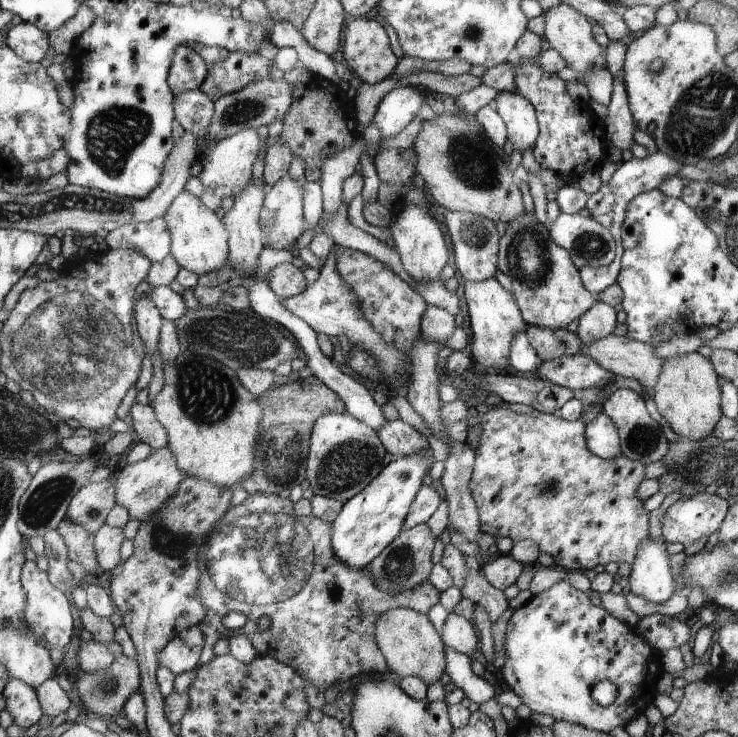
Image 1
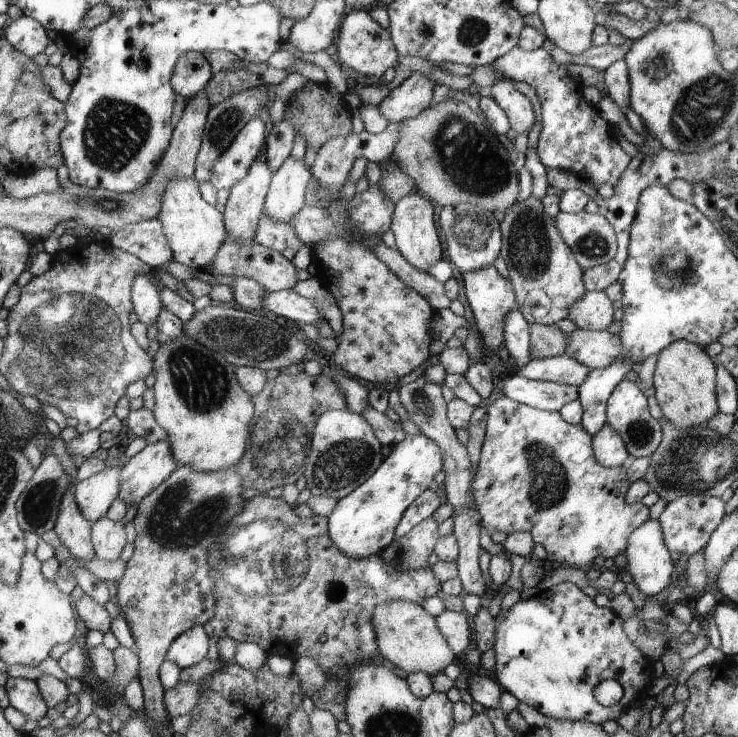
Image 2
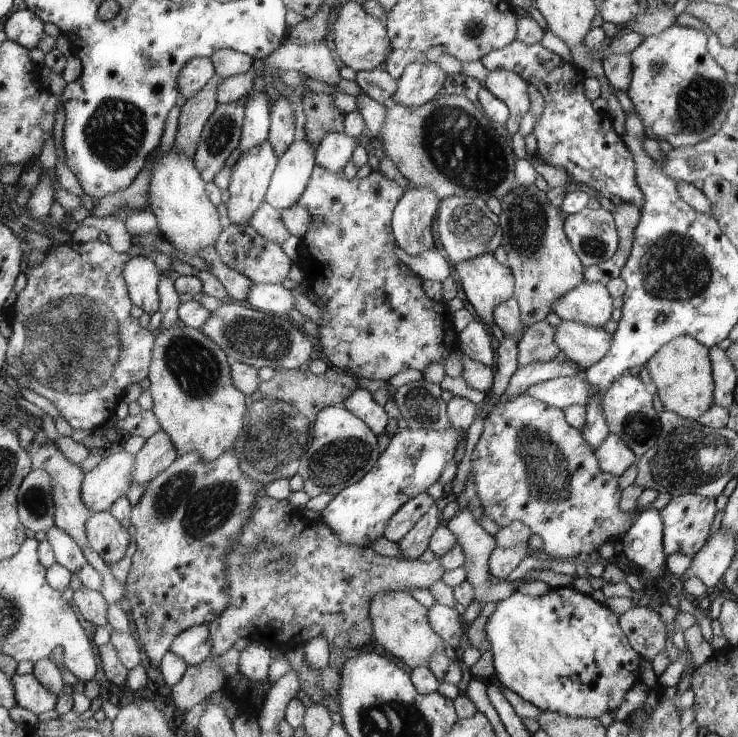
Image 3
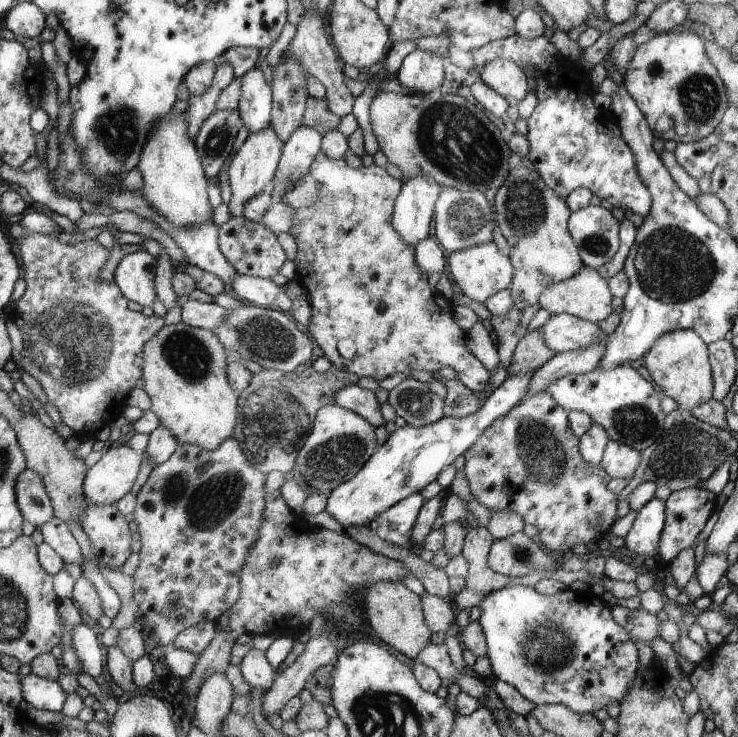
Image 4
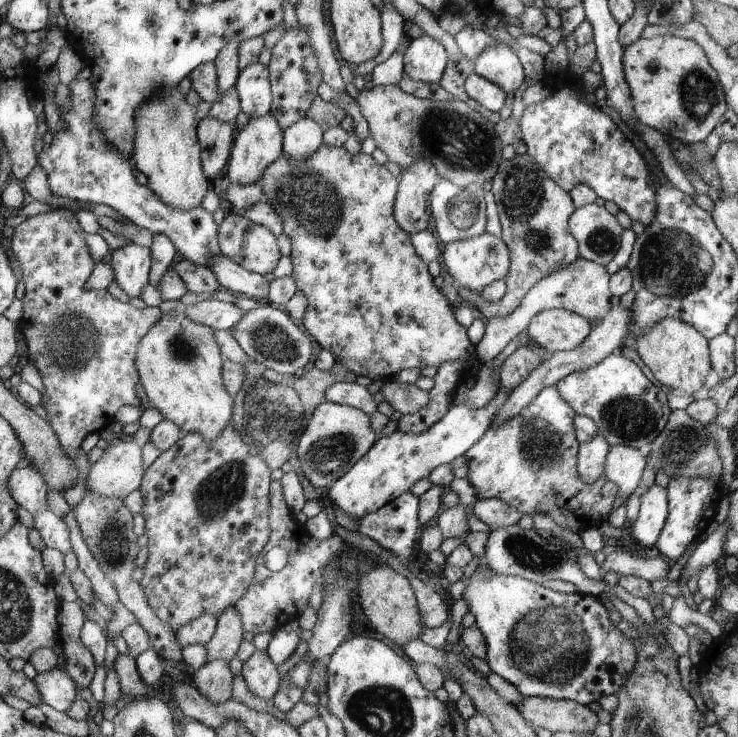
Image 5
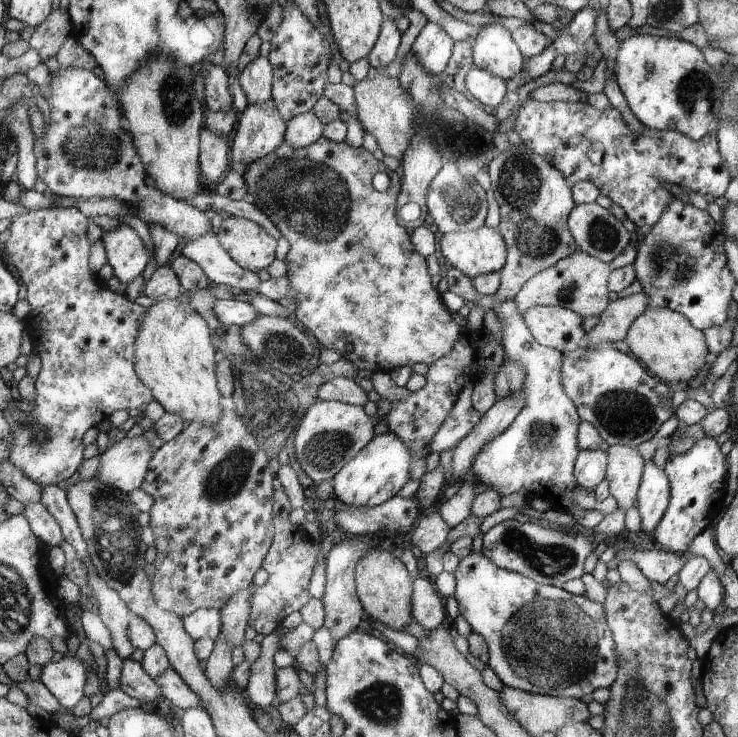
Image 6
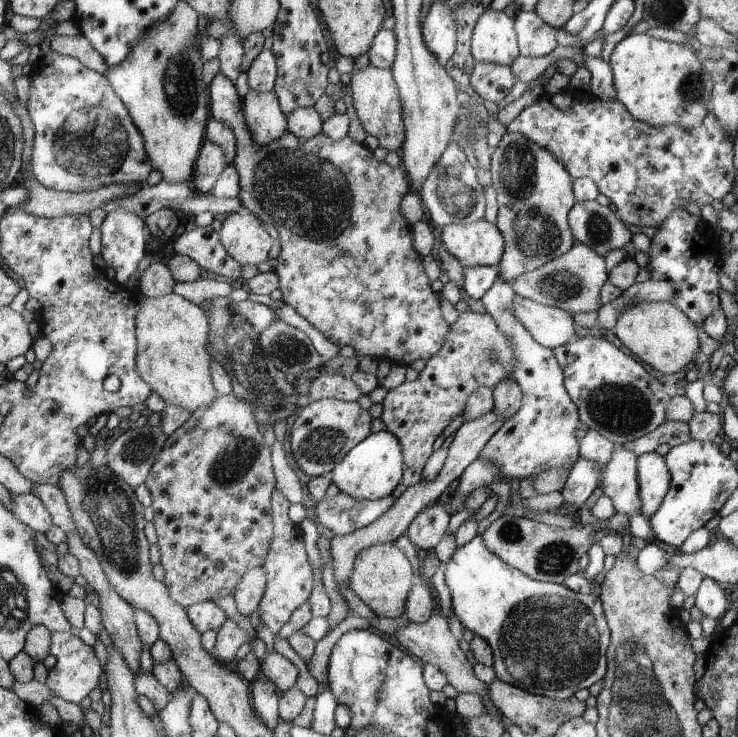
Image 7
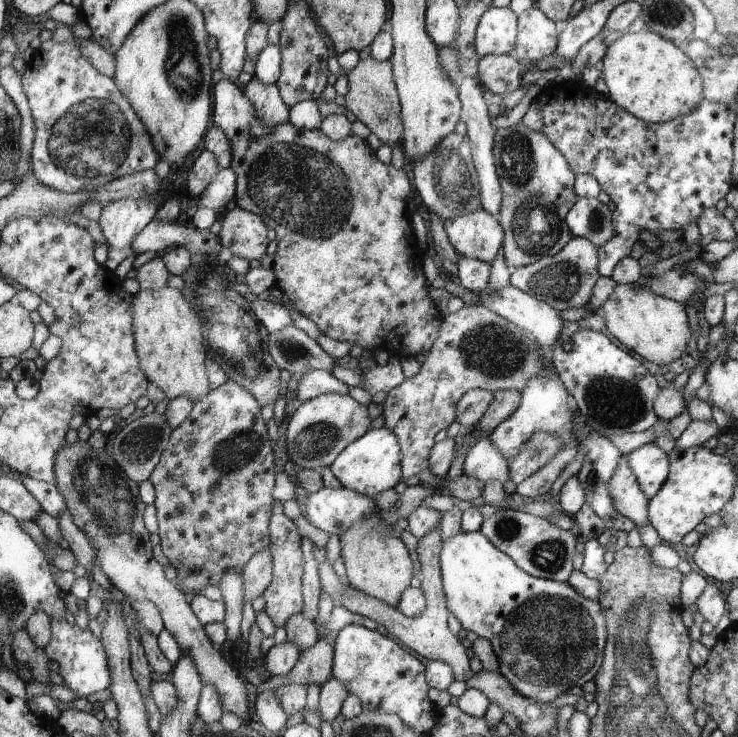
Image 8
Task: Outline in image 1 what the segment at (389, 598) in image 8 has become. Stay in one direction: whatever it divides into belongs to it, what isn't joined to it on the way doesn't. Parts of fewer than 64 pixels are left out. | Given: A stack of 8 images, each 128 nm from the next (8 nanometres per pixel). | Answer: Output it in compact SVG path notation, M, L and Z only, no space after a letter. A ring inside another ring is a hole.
M405 608L387 610L376 622L375 638L386 656L387 665L400 678L418 677L428 686L440 681L444 674L444 644L427 615Z

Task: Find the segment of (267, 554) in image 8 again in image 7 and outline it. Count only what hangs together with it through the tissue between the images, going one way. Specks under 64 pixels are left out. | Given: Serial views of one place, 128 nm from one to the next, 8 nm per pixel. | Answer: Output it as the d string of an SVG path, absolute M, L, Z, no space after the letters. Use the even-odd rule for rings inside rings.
M257 567L244 574L238 588L232 594L242 616L250 617L250 614L257 610L265 591L266 581L267 572L263 567Z

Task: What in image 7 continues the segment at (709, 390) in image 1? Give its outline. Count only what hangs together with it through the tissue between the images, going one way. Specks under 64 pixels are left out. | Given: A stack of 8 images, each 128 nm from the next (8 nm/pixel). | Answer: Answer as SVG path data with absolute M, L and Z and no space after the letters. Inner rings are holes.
M652 301L627 307L612 332L640 362L648 363L648 366L662 374L684 370L700 350L698 328L688 320L684 311L670 301Z

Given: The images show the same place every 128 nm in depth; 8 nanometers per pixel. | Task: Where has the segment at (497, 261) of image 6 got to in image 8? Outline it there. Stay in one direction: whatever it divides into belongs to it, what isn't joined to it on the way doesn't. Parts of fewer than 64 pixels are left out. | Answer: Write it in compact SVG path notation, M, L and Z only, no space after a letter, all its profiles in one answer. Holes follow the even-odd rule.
M482 207L455 219L443 221L450 244L462 257L491 263L502 253L506 230L497 216Z

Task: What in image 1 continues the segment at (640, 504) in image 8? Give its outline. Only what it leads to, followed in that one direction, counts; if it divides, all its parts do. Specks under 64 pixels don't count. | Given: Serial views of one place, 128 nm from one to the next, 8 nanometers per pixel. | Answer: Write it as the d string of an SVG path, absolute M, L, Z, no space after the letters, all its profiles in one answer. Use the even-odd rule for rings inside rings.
M605 409L586 424L587 446L603 459L622 454L619 434Z

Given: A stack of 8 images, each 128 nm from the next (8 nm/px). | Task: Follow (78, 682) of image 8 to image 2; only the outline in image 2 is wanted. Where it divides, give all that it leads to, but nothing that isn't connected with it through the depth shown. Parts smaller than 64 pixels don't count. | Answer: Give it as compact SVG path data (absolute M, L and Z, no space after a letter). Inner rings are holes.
M8 677L3 687L10 705L22 712L27 720L39 721L45 716L49 706L39 690L38 682Z

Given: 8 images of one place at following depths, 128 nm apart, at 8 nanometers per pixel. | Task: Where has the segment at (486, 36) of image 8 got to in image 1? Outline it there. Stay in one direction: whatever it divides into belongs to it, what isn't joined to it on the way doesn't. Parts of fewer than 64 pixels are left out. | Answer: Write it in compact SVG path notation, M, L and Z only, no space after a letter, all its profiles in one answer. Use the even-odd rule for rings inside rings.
M511 91L492 92L496 110L507 126L507 138L518 152L535 146L539 138L539 124L534 106L527 98Z

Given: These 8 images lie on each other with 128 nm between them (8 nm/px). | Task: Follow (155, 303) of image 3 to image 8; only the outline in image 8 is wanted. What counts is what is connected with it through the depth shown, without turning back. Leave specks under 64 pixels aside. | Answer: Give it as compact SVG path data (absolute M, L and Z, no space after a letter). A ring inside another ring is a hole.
M122 199L103 206L98 223L105 236L105 244L108 248L107 261L103 264L108 270L114 272L122 260L126 260L128 256L136 256L136 252L132 248L132 241L154 219L157 208L158 206L154 203L142 199Z

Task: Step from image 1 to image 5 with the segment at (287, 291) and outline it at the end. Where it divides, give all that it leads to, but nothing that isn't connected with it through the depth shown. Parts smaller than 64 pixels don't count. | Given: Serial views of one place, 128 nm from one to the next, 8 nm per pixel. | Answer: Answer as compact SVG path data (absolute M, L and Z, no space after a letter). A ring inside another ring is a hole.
M231 212L219 225L219 249L222 254L238 266L244 267L246 270L258 273L259 275L270 274L278 260L282 258L282 254L278 252L278 244L276 244L276 236L272 234L268 227L262 226L260 223L252 222L244 215Z

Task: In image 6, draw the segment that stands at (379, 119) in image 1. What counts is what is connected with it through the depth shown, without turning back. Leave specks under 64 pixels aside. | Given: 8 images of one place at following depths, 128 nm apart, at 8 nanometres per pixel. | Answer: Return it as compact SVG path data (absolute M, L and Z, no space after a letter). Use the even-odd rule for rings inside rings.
M429 22L412 43L411 54L427 73L438 76L446 68L454 45L453 38L440 25Z

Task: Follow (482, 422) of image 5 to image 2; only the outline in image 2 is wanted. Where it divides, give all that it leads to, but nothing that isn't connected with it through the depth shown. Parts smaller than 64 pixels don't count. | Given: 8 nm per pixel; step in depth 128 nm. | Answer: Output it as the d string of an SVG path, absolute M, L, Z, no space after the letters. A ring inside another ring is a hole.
M566 353L545 359L532 359L518 368L518 375L535 381L552 381L561 385L579 387L589 377L591 368ZM408 434L399 445L392 446L387 460L376 469L376 472L366 482L363 482L358 489L353 490L348 496L337 501L332 514L327 517L328 532L330 532L332 542L336 542L336 546L340 546L340 550L344 550L349 557L355 559L380 554L389 544L393 544L397 527L406 514L406 510L418 500L426 488L430 489L436 472L440 472L442 468L443 451L439 443L429 439L427 435Z

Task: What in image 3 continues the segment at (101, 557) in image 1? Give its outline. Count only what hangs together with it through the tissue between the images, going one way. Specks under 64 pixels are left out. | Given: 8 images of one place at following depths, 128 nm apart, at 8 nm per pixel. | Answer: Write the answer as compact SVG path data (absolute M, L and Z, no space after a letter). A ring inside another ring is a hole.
M109 511L92 512L86 530L89 546L109 566L126 557L128 546L134 542L133 530Z

